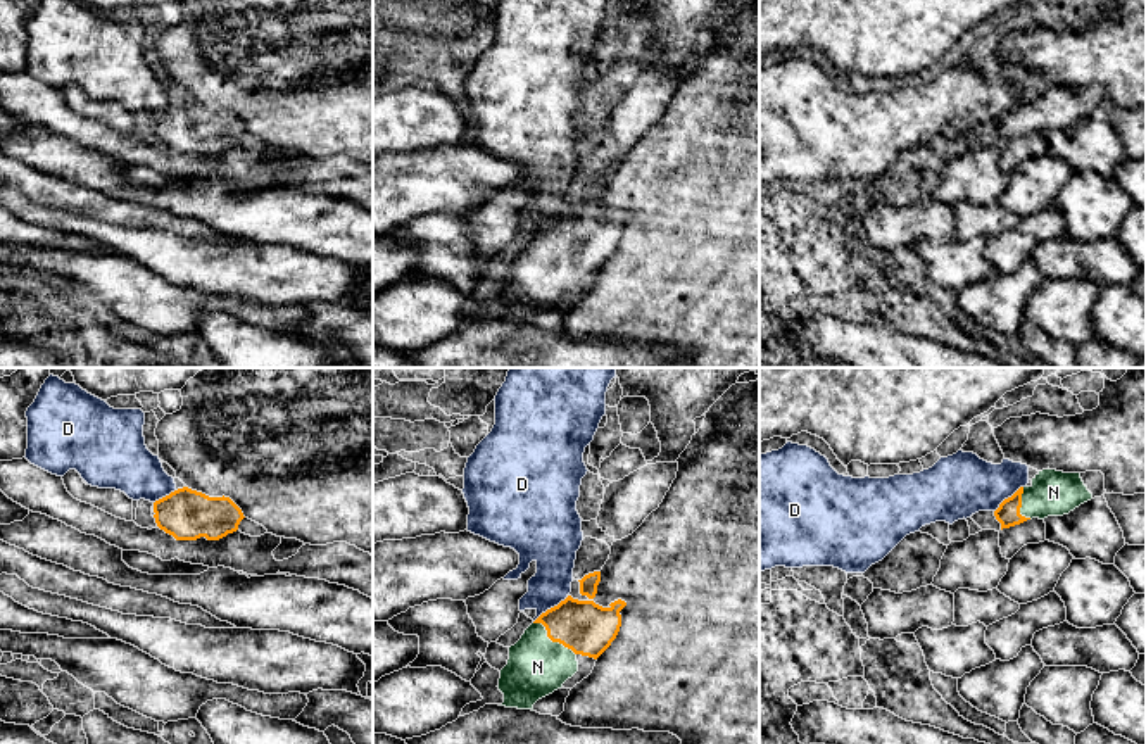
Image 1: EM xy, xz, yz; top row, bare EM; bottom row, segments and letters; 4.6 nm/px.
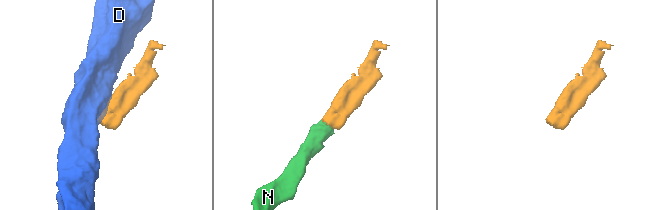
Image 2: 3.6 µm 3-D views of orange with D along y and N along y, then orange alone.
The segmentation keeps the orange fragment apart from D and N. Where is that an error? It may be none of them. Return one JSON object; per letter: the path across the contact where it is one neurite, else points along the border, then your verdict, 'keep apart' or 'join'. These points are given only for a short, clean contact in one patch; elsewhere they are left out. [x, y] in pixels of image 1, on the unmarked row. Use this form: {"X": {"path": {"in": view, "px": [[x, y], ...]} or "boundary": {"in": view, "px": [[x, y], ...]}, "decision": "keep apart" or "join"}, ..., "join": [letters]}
{"D": {"boundary": {"in": "xz", "px": [[568, 209], [547, 221], [534, 235]]}, "decision": "keep apart"}, "N": {"path": {"in": "xz", "px": [[587, 242], [566, 242], [553, 254], [537, 280]]}, "decision": "join"}, "join": ["N"]}

